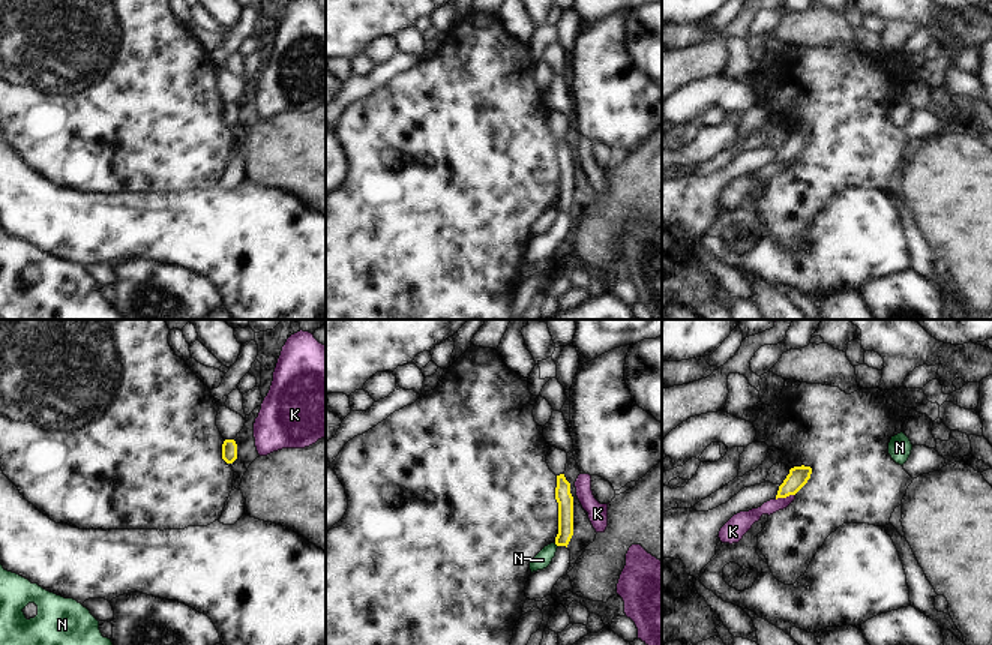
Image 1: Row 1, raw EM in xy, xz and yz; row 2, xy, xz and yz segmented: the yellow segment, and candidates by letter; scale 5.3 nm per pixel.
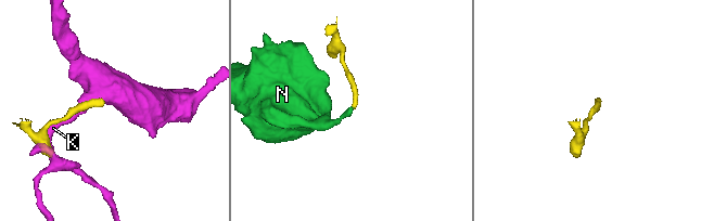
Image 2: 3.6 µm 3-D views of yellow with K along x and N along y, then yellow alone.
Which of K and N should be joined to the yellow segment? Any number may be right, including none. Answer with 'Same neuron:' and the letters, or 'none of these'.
Same neuron: none of these

